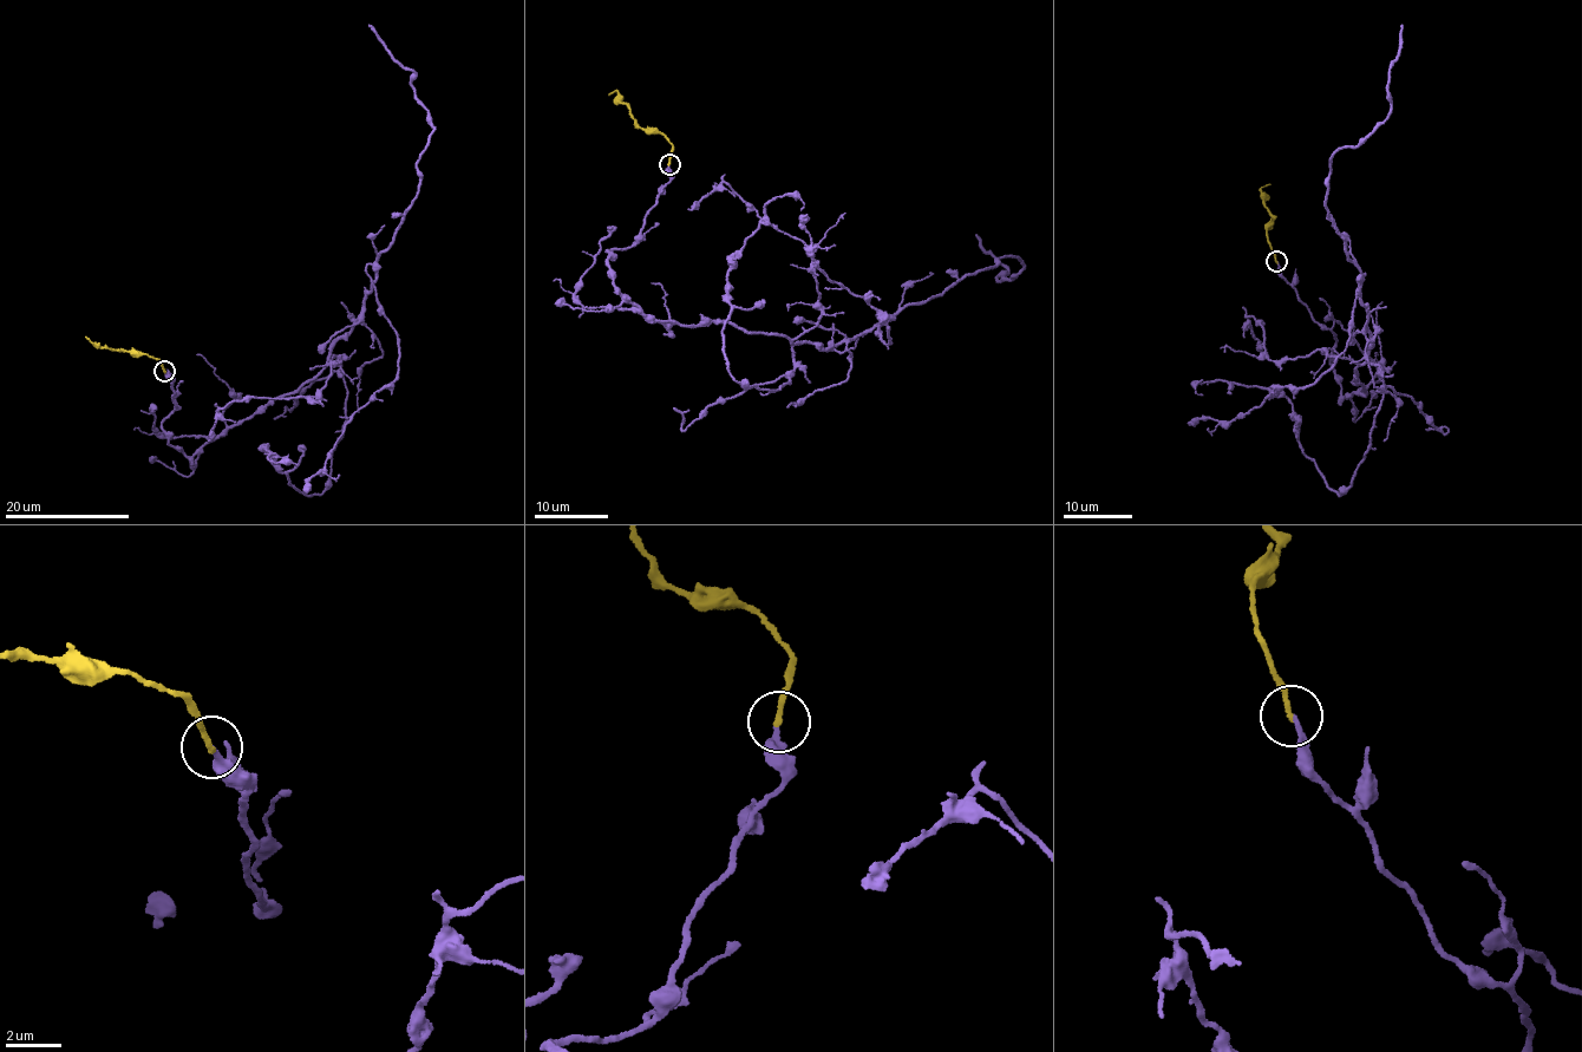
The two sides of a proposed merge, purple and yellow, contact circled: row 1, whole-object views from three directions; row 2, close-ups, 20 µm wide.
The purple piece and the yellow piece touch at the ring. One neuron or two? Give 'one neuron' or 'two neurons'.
one neuron

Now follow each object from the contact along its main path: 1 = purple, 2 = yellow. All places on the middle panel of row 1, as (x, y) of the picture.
1: (668, 164), (639, 240), (606, 259), (654, 320), (825, 347), (999, 256), (1022, 272), (998, 282), (976, 234)
2: (668, 164), (673, 151), (664, 134), (641, 129), (616, 91), (609, 96)

